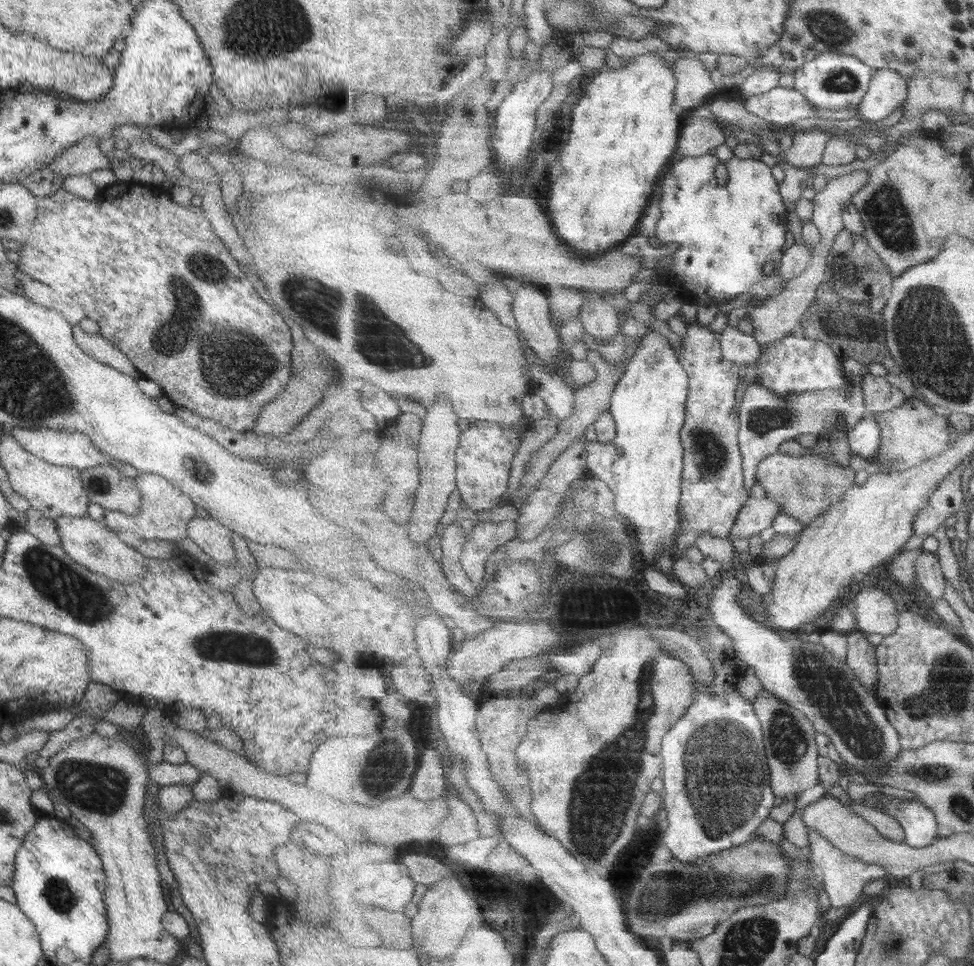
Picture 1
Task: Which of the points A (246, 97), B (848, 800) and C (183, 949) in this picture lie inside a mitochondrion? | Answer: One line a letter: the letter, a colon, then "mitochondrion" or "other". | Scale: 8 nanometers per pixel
A: other
B: other
C: other

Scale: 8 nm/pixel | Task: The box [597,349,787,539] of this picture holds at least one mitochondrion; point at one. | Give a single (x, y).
(709, 455)

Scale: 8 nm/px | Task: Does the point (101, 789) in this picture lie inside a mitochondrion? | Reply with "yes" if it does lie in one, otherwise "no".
yes

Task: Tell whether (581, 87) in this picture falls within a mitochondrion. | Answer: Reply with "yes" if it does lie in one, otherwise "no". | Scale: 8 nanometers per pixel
no

